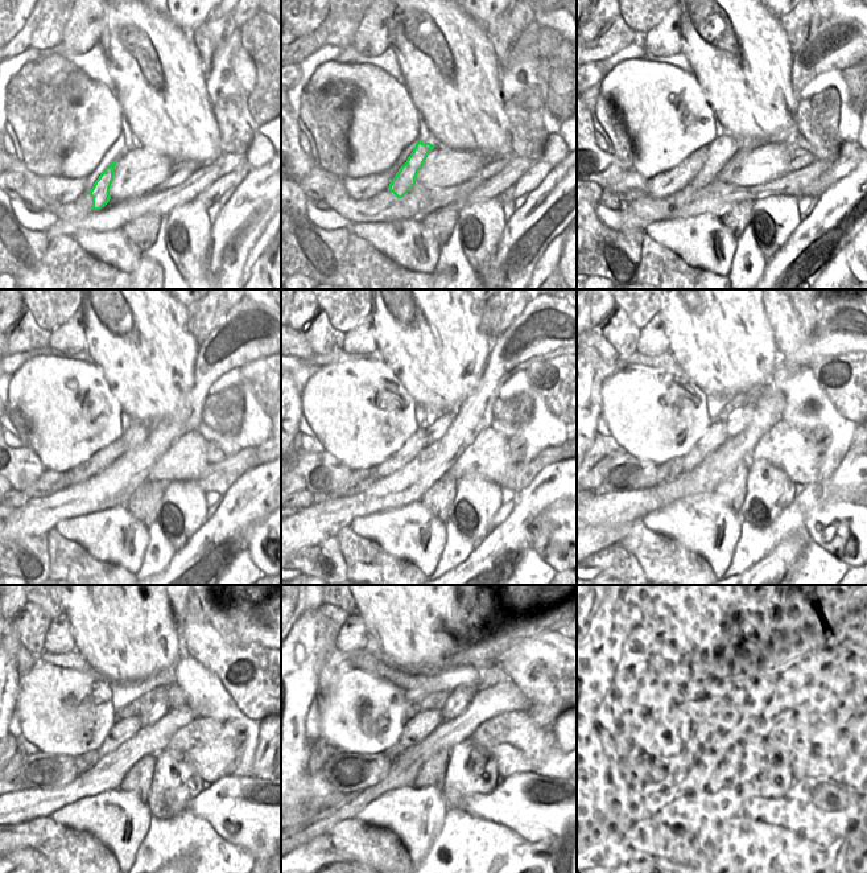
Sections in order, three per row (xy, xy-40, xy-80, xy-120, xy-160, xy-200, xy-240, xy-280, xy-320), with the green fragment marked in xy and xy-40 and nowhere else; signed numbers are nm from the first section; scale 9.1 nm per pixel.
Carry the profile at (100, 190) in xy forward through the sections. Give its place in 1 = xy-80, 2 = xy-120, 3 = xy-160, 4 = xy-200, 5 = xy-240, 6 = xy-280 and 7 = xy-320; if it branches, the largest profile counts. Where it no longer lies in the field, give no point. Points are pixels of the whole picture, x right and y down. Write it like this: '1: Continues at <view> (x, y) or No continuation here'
1: Continues at xy-80 (722, 148)
2: Continues at xy-120 (137, 432)
3: Continues at xy-160 (437, 427)
4: Continues at xy-200 (738, 420)
5: Continues at xy-240 (159, 708)
6: Continues at xy-280 (461, 696)
7: Continues at xy-320 (758, 695)

